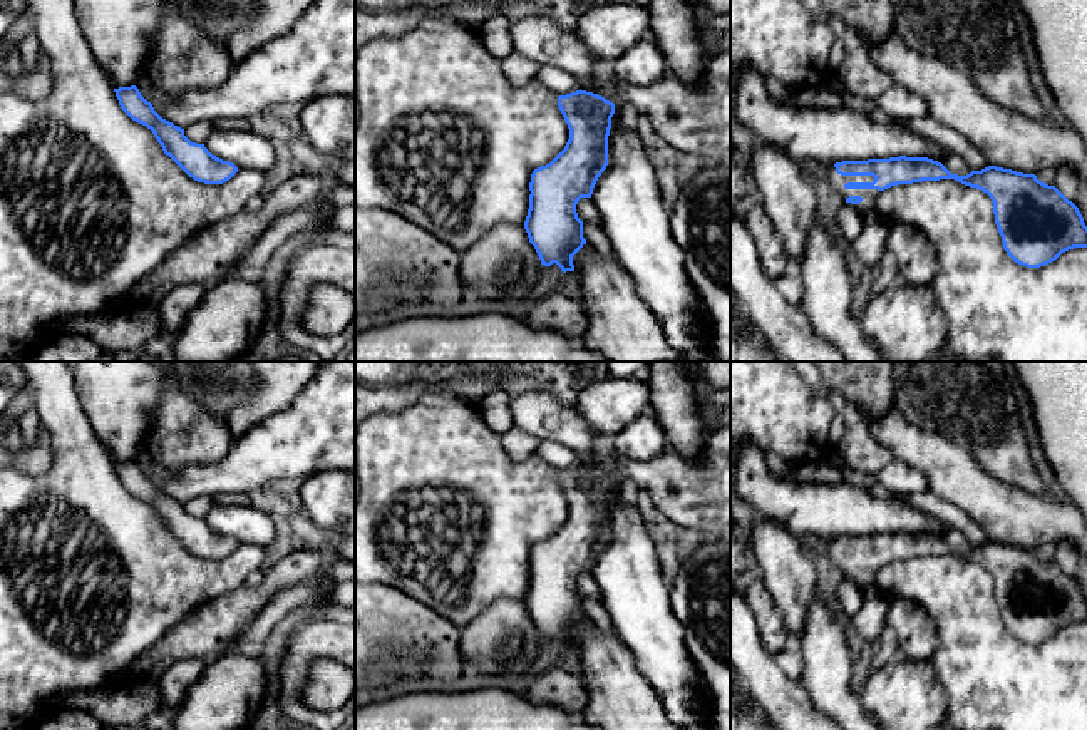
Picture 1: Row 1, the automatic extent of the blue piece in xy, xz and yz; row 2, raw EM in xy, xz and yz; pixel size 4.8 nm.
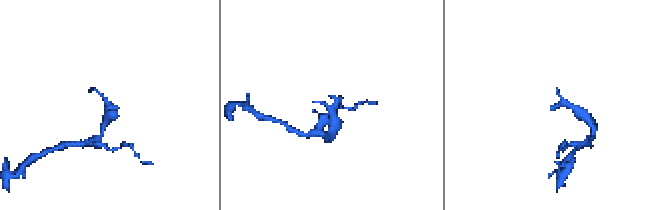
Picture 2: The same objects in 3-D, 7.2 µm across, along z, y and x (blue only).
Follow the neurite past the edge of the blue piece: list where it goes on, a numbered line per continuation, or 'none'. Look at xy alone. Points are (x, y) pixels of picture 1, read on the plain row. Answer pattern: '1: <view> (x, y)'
none

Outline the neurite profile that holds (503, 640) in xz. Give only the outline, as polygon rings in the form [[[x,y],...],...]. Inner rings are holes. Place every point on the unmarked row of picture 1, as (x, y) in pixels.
[[[499,598],[462,628],[459,648],[471,673],[524,675],[533,665],[541,635],[524,601]]]

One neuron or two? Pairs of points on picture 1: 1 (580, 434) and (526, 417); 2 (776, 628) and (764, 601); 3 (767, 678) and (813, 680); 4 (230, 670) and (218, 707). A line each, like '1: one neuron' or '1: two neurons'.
1: one neuron
2: one neuron
3: two neurons
4: one neuron

